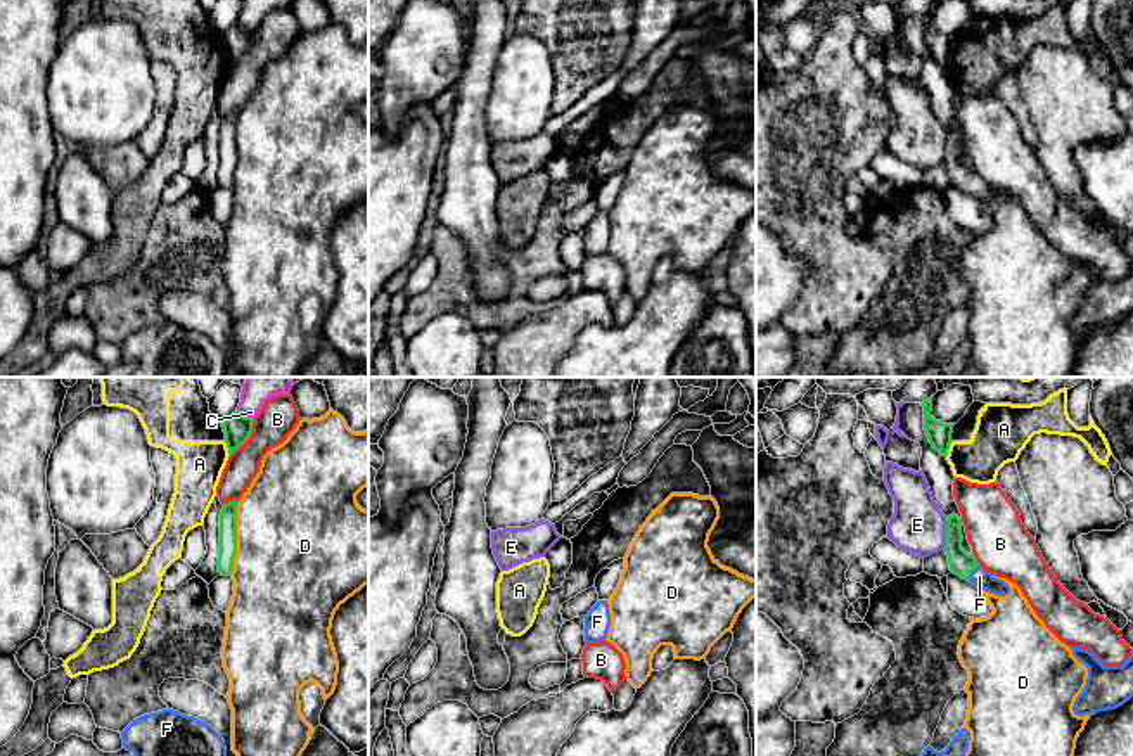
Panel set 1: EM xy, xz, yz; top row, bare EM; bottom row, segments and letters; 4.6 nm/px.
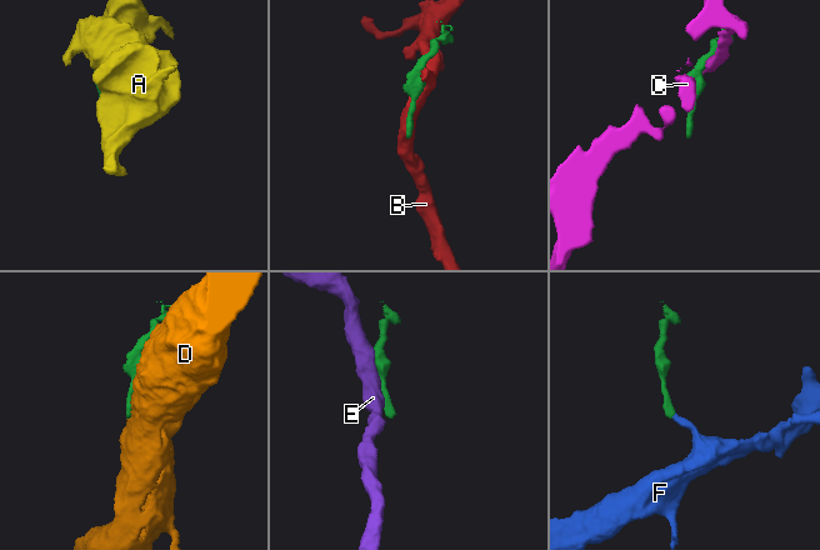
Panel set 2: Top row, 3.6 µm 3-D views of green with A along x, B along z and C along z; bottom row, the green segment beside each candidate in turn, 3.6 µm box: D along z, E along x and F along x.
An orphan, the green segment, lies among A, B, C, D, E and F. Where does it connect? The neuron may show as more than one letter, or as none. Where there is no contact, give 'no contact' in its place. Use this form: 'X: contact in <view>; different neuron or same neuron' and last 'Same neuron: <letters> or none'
A: contact in yz; different neuron
B: contact in xy; different neuron
C: contact in xy; different neuron
D: contact in xy; different neuron
E: contact in yz; different neuron
F: contact in yz; same neuron
Same neuron: F

